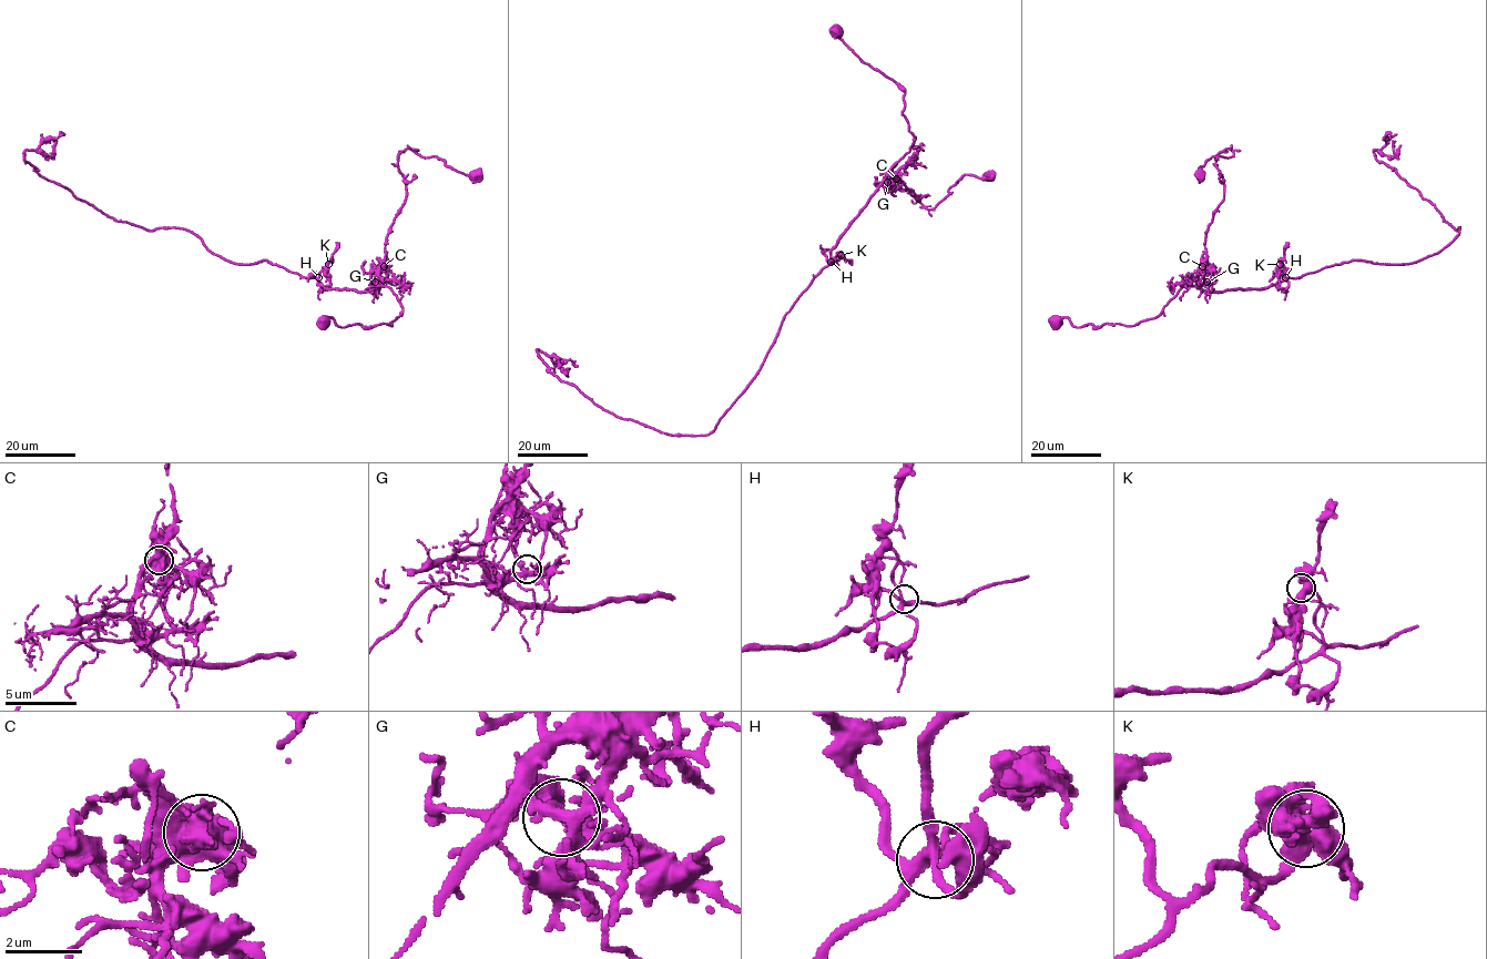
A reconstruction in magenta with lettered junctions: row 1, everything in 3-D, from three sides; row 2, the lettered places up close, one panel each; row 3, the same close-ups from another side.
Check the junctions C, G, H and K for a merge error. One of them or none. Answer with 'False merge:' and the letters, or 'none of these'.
False merge: C

